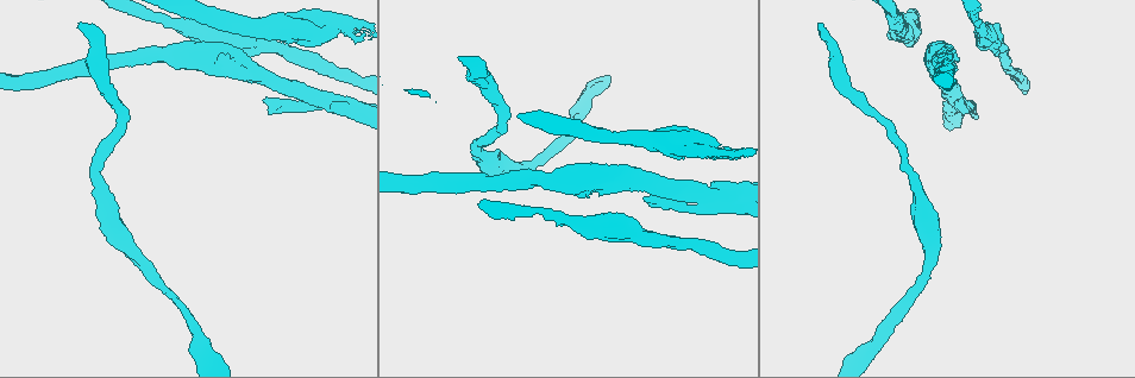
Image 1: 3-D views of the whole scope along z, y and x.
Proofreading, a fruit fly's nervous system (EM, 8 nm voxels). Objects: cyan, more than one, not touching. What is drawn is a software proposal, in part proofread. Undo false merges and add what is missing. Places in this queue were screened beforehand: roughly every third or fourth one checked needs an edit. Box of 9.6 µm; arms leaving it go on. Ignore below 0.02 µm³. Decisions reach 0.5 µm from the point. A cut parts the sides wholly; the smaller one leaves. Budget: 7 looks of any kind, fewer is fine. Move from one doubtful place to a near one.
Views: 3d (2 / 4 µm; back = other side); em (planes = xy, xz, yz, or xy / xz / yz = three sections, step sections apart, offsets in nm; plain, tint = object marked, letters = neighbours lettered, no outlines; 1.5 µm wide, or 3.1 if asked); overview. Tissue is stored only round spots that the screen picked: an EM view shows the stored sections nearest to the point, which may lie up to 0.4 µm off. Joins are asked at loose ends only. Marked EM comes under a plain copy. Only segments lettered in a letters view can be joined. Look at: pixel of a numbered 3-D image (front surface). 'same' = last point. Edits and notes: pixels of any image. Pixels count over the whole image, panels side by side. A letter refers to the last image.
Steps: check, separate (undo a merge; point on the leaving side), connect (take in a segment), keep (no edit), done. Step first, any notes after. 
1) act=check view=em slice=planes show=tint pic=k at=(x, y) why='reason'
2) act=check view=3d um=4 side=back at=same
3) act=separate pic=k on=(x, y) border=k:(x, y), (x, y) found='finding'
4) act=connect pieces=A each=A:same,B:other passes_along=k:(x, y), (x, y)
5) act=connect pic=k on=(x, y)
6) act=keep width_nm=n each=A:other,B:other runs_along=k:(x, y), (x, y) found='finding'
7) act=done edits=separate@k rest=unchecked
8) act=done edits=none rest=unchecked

act=check view=3d um=4 pic=1 at=(588, 238) why='an open end'

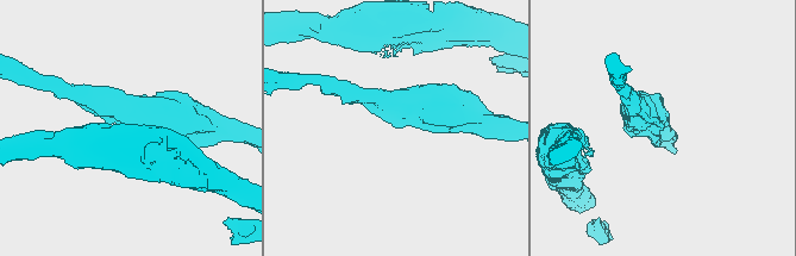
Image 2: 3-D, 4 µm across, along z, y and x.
act=check view=em slice=xz step=4 show=tint pic=2 at=(394, 126) why='now the EM'

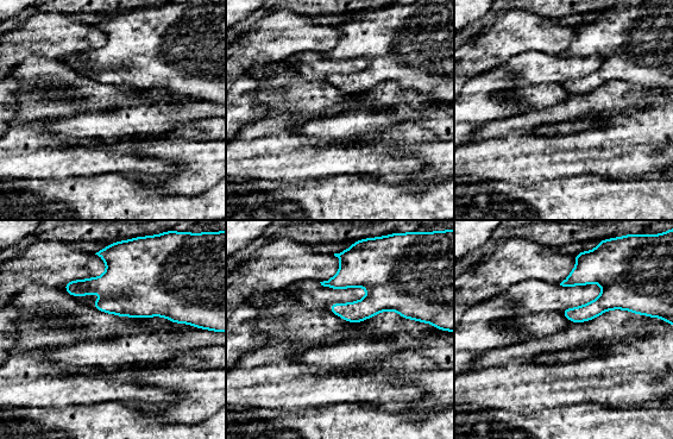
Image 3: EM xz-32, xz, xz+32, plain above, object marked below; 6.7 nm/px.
act=check view=em slice=planes show=letters at=same

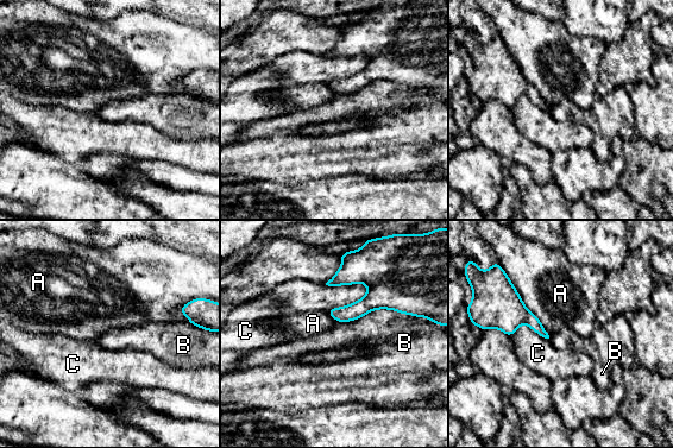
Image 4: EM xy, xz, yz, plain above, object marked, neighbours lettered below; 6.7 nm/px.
act=keep each=A:other,B:other,C:other found='none of them fits'

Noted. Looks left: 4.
act=check view=3d um=2 pic=1 at=(708, 193) why='sharp bend'

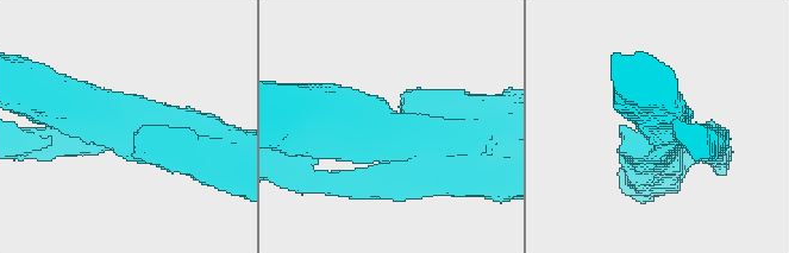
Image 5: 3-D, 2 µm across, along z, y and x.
act=check view=em slice=planes show=letters pic=5 at=(120, 125)

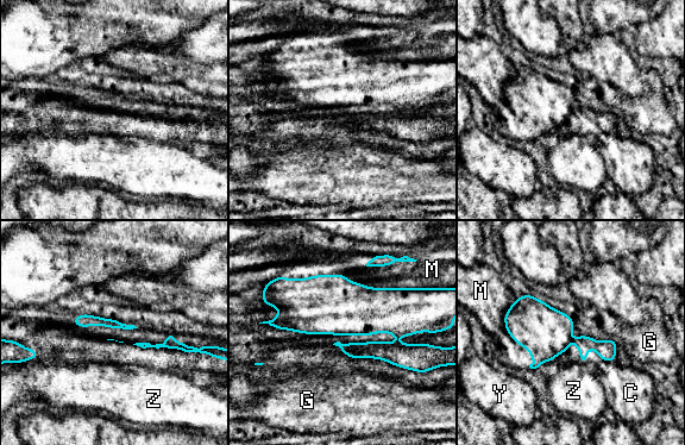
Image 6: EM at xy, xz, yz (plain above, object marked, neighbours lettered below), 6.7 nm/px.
act=separate pic=6 on=(215, 351) longest_contact=M:340nm each=C:other,G:other,M:other,Y:other,Z:other border=6:(187, 345), (177, 349) found='two neurons meet here'

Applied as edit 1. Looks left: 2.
act=done edits=separate@6 rest=unchecked

